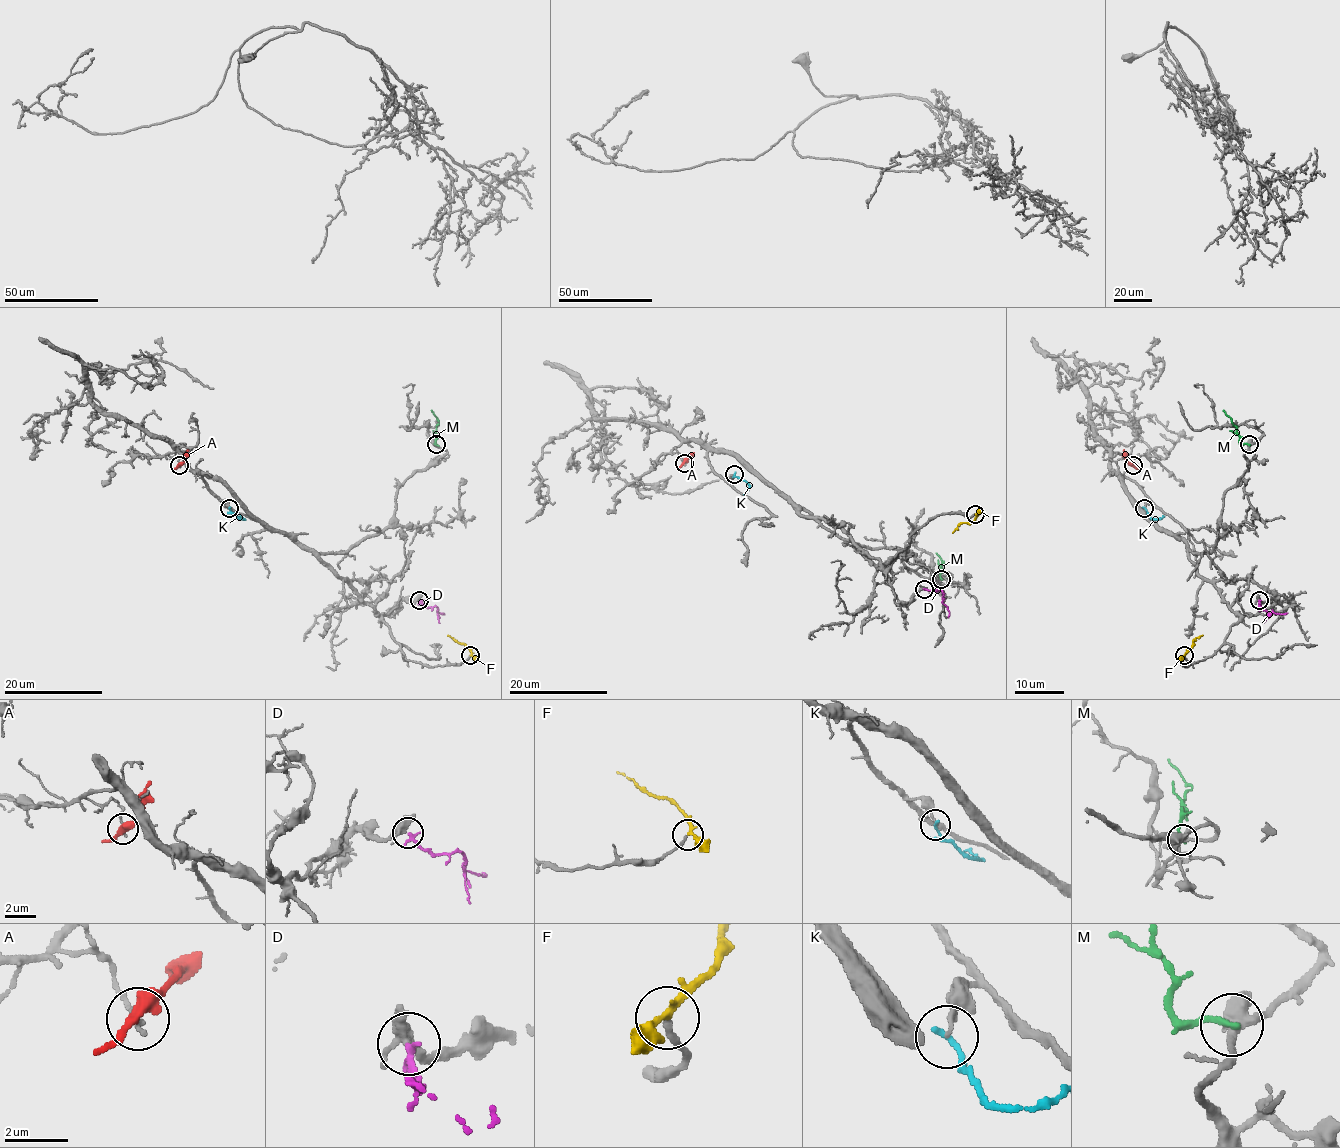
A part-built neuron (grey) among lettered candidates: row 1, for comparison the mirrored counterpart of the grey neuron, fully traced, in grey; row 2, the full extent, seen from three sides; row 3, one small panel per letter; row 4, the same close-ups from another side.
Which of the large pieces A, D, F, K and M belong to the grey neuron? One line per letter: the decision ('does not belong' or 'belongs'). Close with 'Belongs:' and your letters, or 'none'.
A: does not belong
D: belongs
F: belongs
K: does not belong
M: does not belong
Belongs: D, F

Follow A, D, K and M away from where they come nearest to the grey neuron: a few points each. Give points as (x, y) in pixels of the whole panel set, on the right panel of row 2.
A: (1133, 465), (1126, 459), (1123, 449)
D: (1259, 600), (1259, 606), (1269, 613), (1288, 613)
K: (1144, 508), (1151, 519), (1164, 516)
M: (1248, 444), (1240, 443), (1237, 428), (1223, 410)

